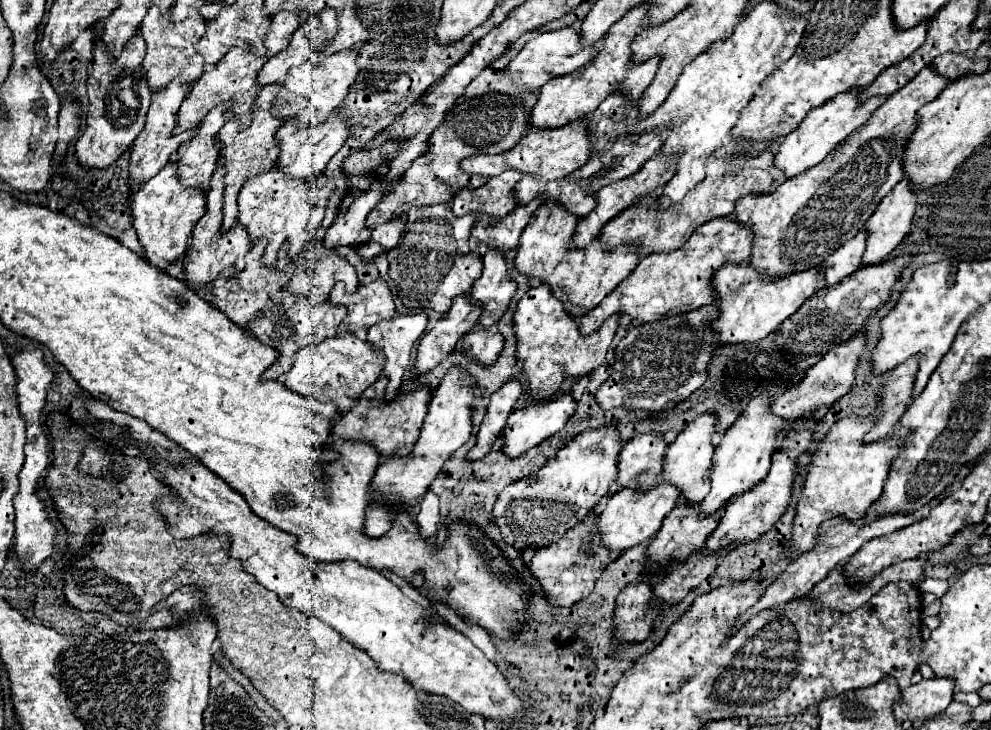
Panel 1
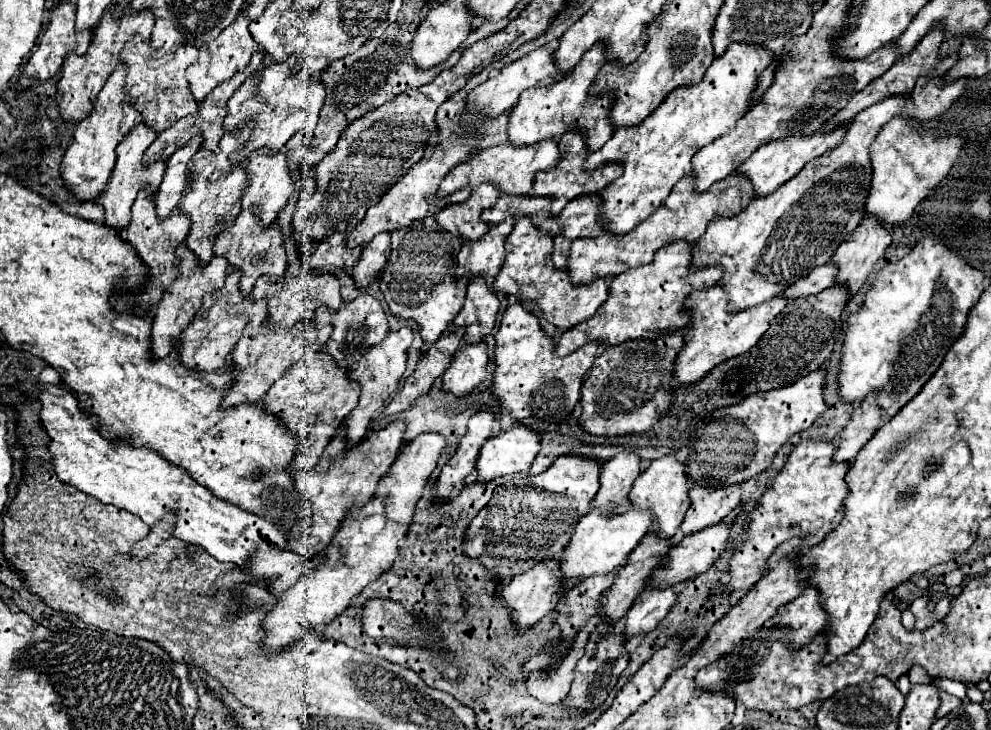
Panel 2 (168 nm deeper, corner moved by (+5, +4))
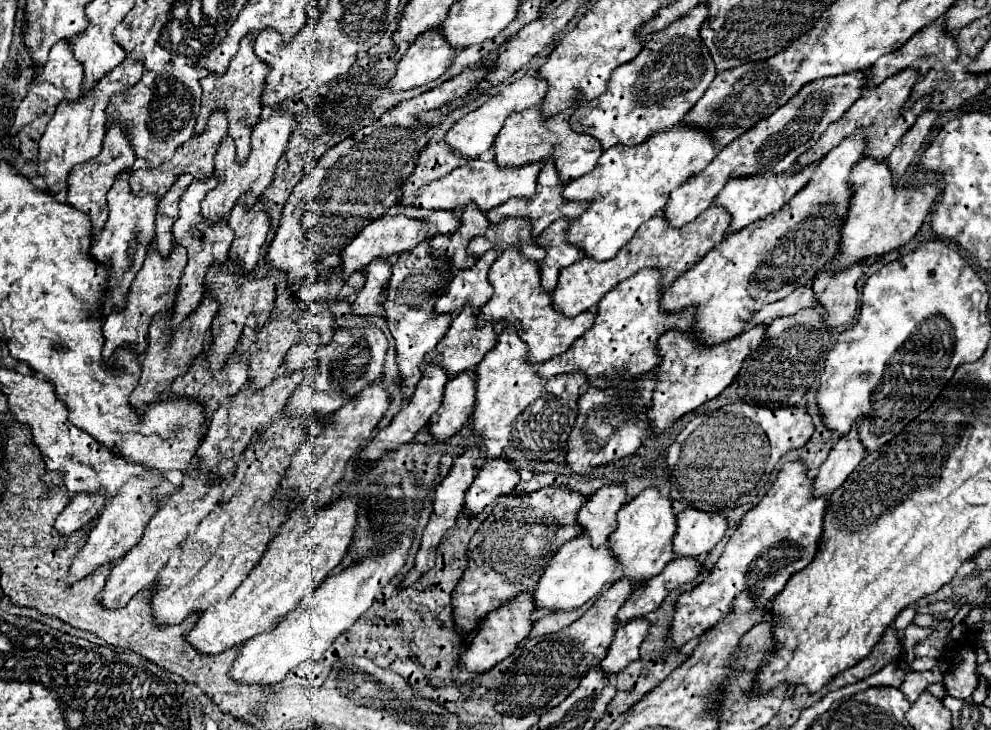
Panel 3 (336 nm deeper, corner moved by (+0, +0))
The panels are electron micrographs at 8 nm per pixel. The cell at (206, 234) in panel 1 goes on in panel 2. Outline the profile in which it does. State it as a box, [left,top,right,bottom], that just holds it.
[153,244,229,358]

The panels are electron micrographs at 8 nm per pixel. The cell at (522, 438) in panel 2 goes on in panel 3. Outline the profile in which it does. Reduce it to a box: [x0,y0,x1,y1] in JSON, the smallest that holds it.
[464,456,520,516]

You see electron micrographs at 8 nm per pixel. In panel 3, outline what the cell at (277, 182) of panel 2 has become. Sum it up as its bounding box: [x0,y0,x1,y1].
[228,196,270,272]

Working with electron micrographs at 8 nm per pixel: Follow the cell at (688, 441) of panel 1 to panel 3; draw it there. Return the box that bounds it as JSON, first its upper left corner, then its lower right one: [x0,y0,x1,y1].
[608,488,676,586]

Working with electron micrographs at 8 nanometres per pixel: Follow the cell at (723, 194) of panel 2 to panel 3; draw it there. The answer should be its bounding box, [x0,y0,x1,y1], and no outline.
[552,206,730,318]

